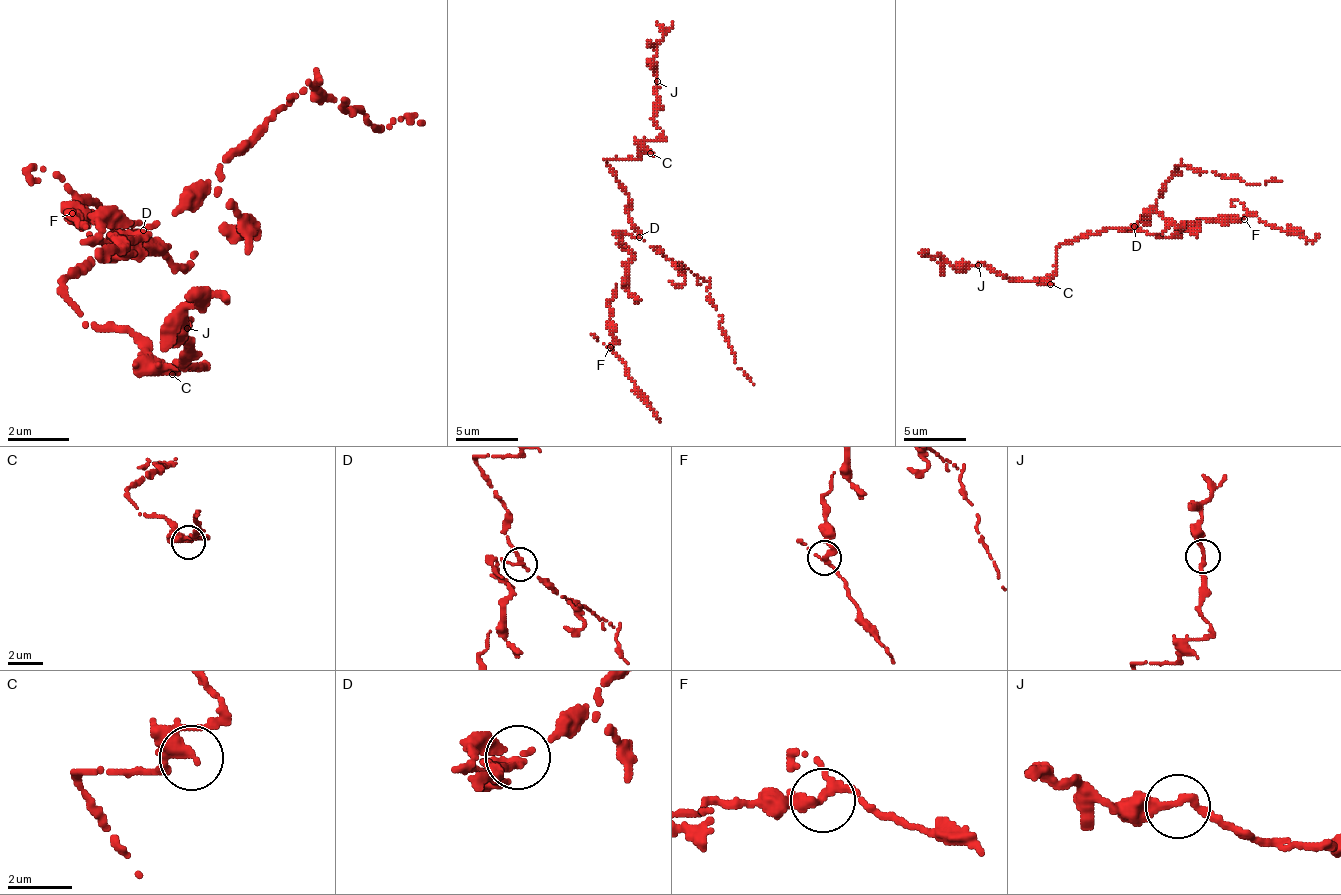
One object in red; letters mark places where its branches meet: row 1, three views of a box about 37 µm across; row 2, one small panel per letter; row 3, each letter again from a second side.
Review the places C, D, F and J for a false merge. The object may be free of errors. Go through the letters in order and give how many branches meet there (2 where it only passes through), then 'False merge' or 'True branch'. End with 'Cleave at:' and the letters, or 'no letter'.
C: Branches: 3. True branch
D: Branches: 3. False merge
F: Branches: 3. True branch
J: Branches: 2. True branch
Cleave at: D

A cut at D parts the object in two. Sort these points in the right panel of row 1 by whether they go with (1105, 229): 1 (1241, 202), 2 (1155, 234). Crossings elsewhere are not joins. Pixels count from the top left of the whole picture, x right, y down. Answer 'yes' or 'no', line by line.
1: yes
2: yes

